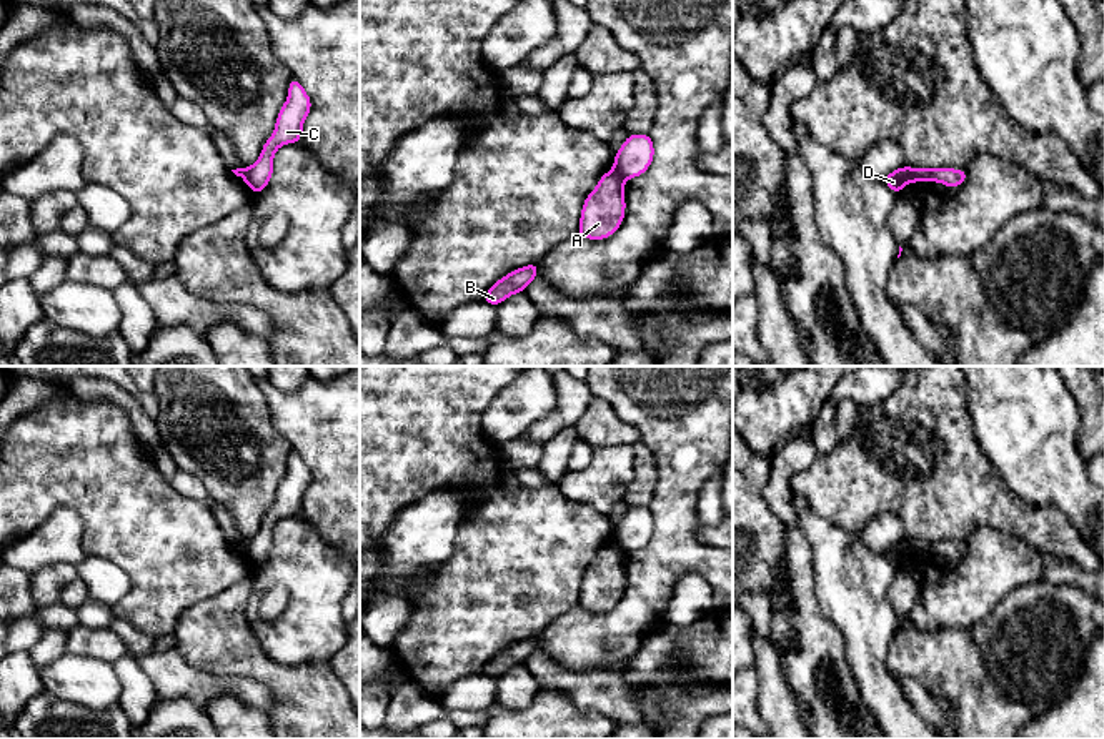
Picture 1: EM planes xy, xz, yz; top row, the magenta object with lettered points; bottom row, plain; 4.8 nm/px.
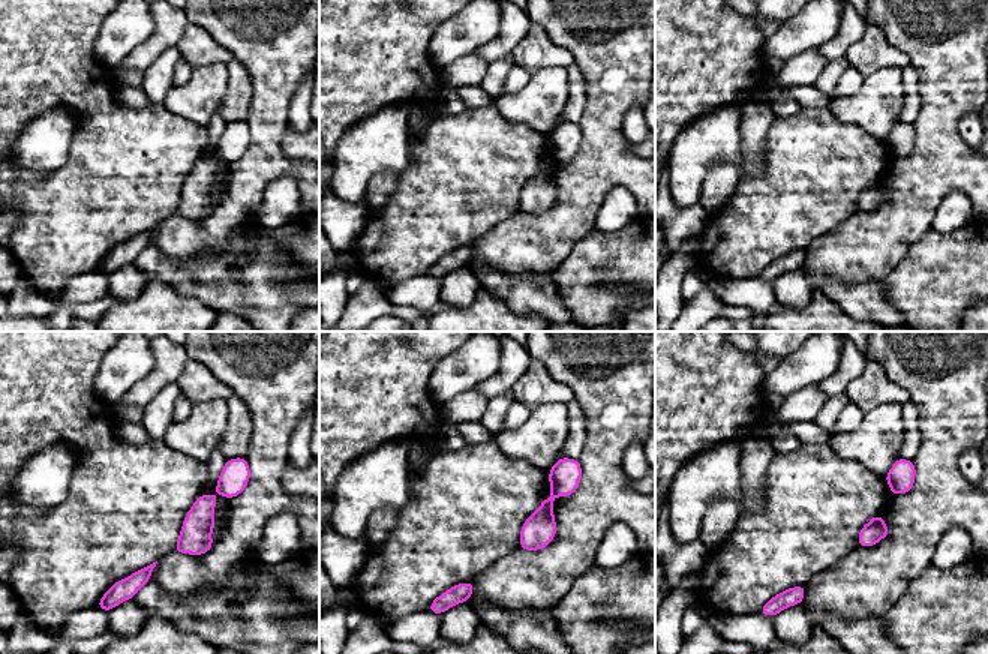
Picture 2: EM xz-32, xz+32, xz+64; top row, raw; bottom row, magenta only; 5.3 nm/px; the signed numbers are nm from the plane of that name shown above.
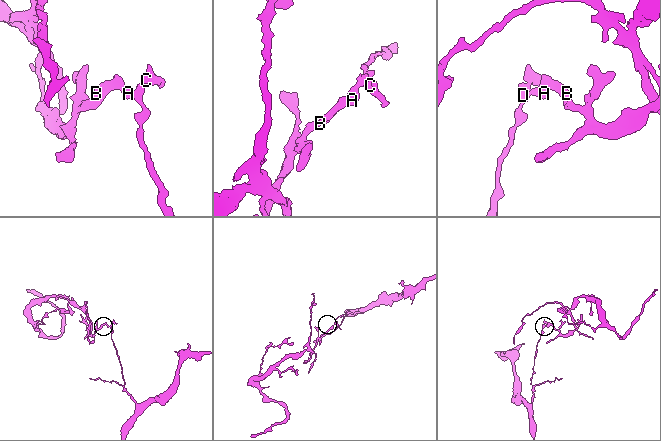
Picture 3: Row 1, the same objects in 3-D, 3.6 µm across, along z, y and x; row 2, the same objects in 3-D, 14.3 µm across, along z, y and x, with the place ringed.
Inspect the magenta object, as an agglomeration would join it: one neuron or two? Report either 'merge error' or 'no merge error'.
merge error

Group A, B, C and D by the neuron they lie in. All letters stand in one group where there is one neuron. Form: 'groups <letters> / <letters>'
groups A B / C D

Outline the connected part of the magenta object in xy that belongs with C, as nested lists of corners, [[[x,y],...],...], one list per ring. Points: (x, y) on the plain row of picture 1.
[[[293,449],[288,471],[278,484],[273,508],[263,516],[260,531],[245,543],[243,553],[250,564],[261,566],[273,548],[273,529],[281,518],[301,514],[303,494],[311,483],[311,473]]]

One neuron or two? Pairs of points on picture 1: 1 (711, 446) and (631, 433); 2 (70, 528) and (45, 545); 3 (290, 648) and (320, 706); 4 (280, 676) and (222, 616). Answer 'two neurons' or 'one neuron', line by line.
1: two neurons
2: one neuron
3: two neurons
4: one neuron

